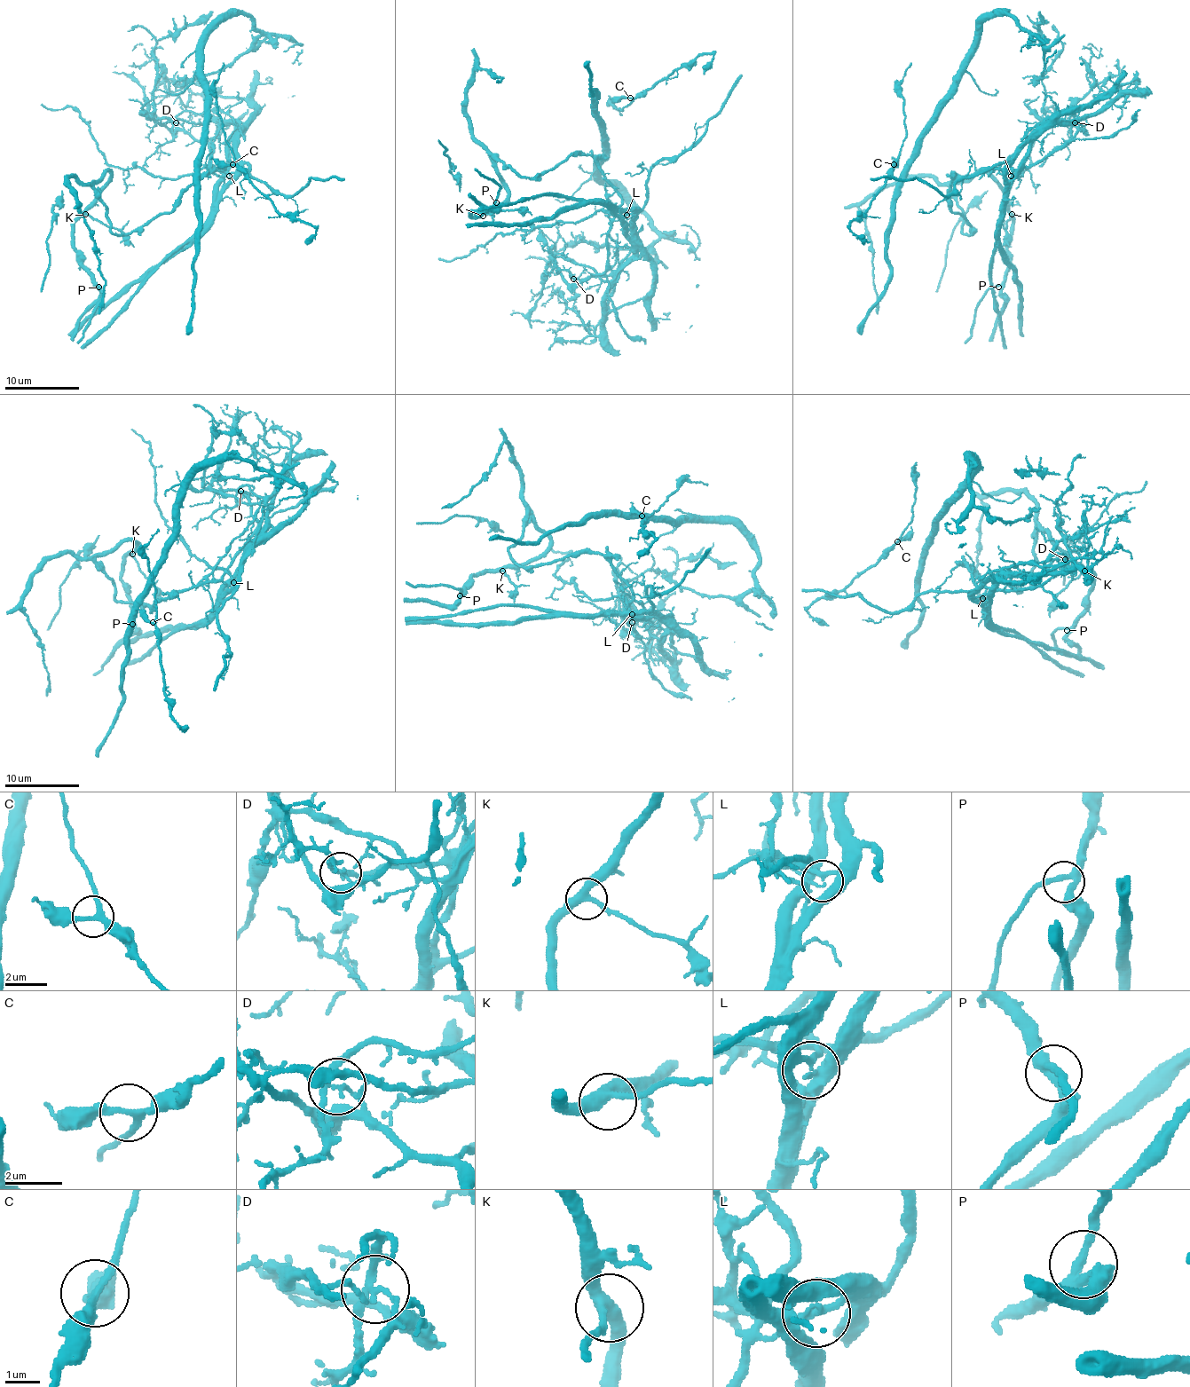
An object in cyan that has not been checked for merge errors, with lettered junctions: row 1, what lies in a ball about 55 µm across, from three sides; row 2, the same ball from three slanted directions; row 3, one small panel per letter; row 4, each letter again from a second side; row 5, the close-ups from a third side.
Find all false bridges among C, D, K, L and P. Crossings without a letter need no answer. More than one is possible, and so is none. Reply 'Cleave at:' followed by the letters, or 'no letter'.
Cleave at: D, L

